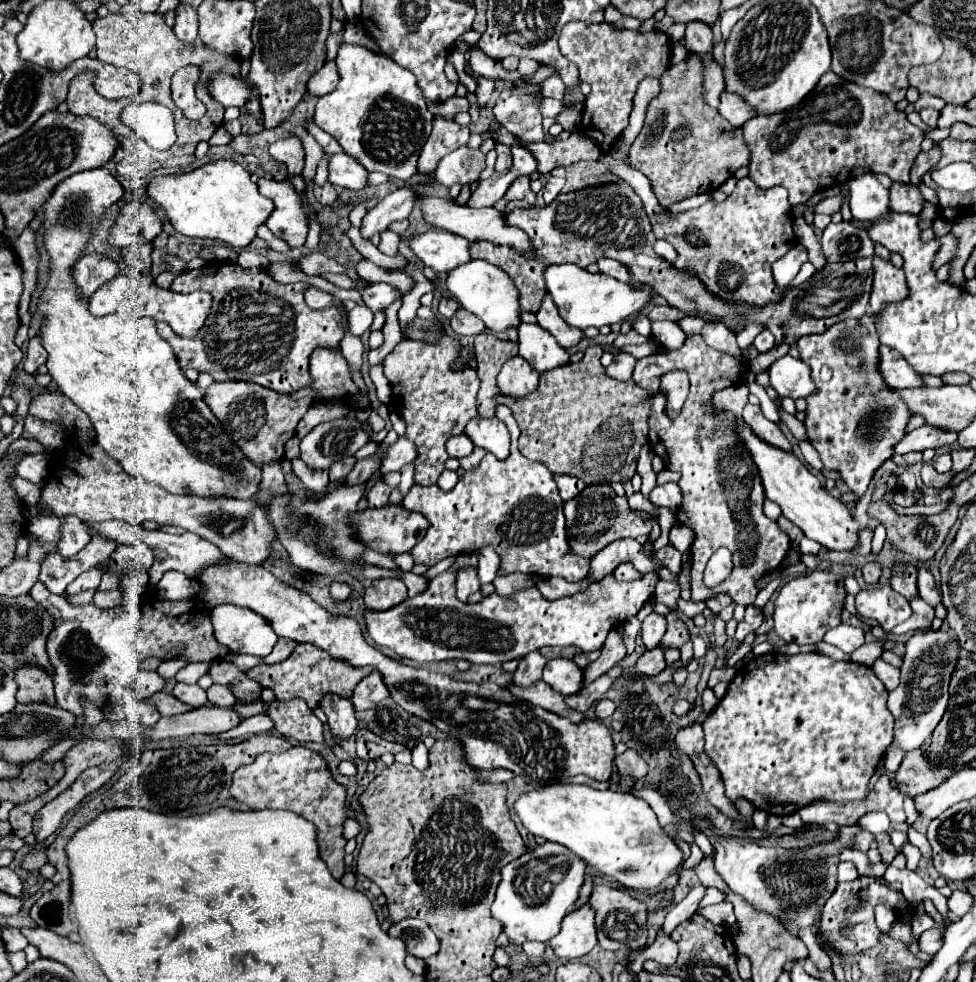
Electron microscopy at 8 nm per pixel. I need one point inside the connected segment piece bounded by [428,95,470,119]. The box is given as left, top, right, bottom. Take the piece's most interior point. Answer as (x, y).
(451, 108)

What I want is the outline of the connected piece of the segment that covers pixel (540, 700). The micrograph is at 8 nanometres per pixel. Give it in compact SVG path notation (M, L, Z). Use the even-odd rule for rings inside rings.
M538 681L532 687L526 687L526 689L520 689L520 687L514 687L514 685L510 685L508 689L518 699L524 699L524 701L538 705L546 711L552 711L556 715L568 717L572 723L584 721L584 715L580 715L580 711L572 711L570 707L566 707L564 695L556 695L556 691L552 691L552 687L548 687L544 681Z

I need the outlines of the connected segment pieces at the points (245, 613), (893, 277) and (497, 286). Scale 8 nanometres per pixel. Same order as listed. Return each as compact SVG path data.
M224 603L210 611L216 639L230 651L266 657L278 641L278 635L268 627L268 621L246 607Z
M874 255L874 281L872 281L872 295L870 295L870 313L880 311L882 303L900 301L908 295L904 271L898 269L892 261L886 261Z
M472 261L472 263L462 263L460 267L452 269L446 277L446 289L458 299L458 303L478 315L484 323L486 329L490 331L506 331L508 327L516 327L520 323L520 305L518 305L518 291L510 277L500 271L496 265L486 263L486 261Z

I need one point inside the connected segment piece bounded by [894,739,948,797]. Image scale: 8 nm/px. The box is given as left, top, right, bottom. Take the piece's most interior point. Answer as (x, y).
(914, 772)

